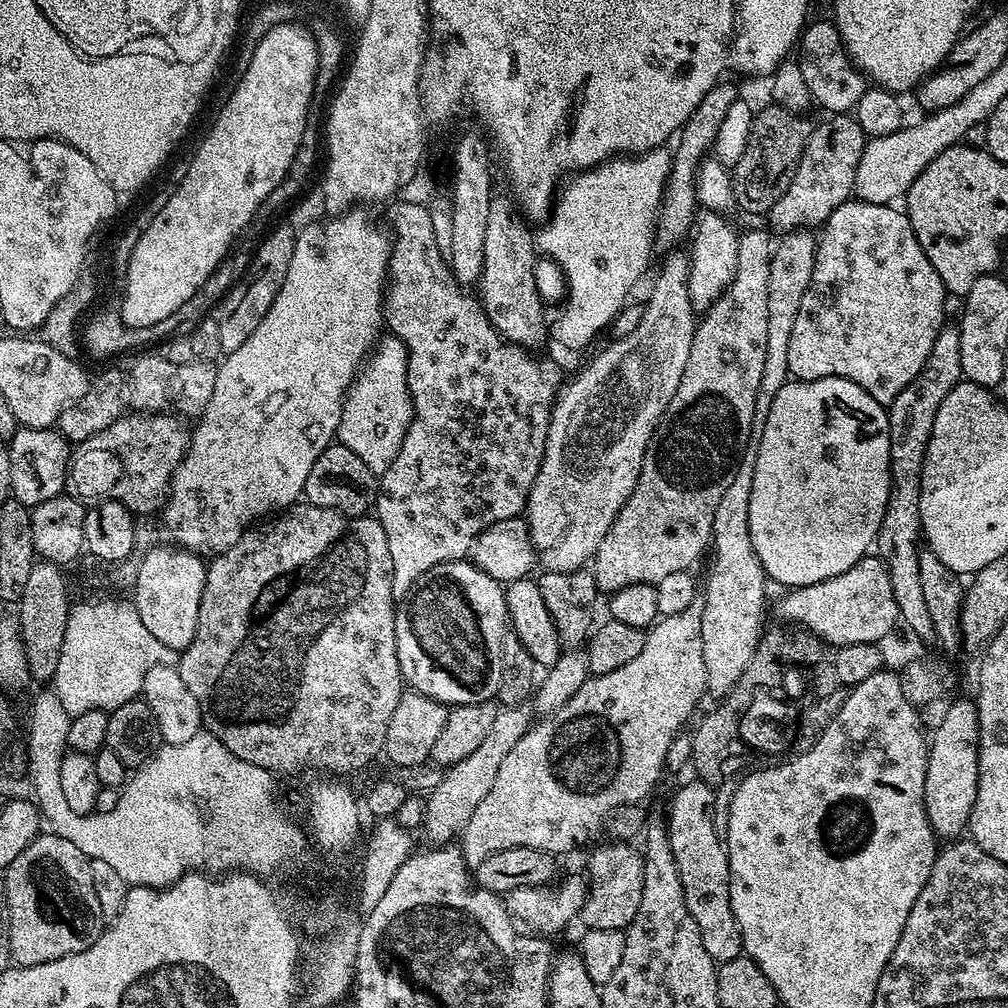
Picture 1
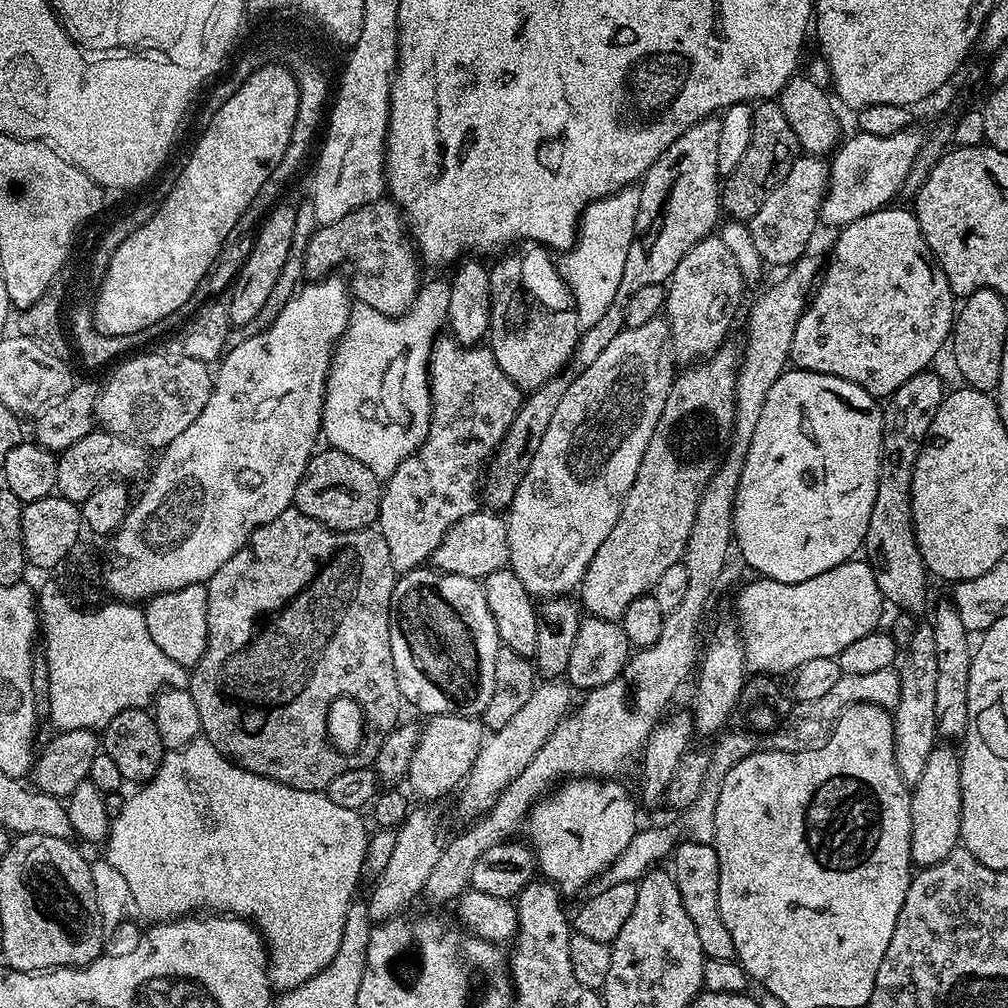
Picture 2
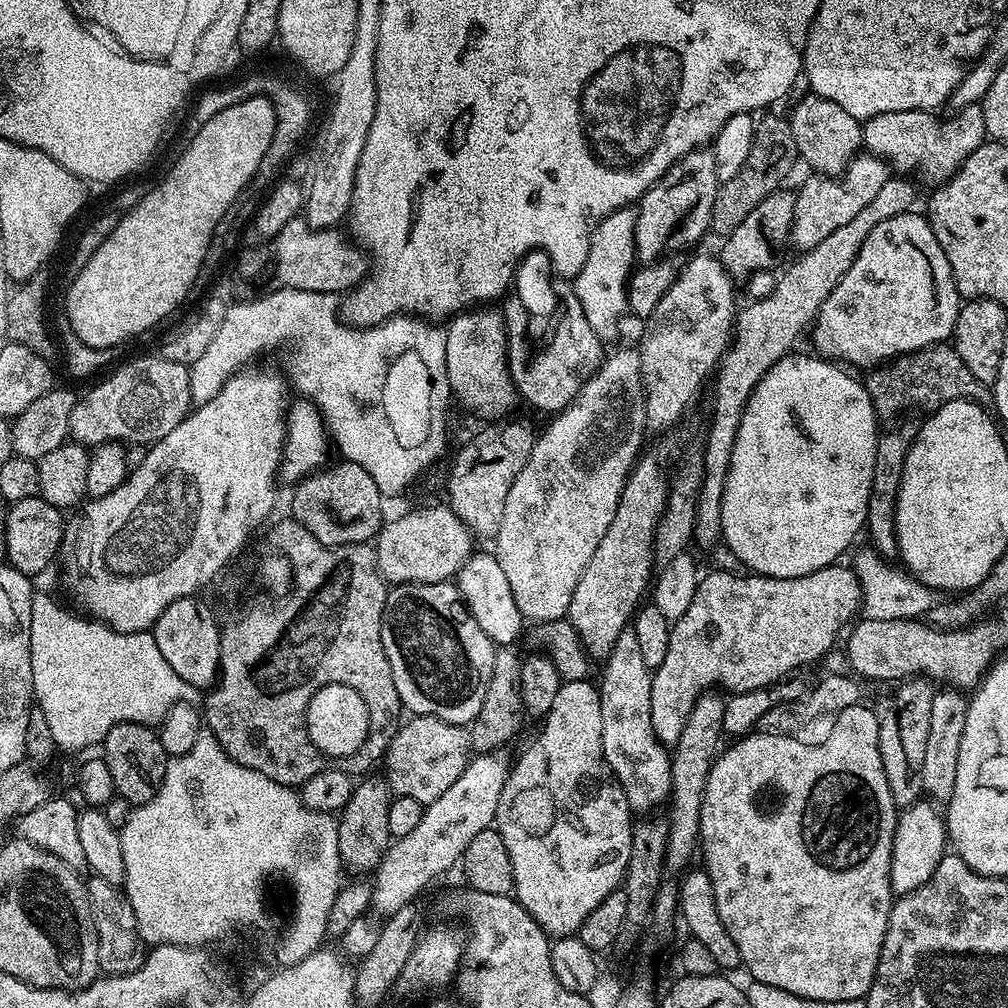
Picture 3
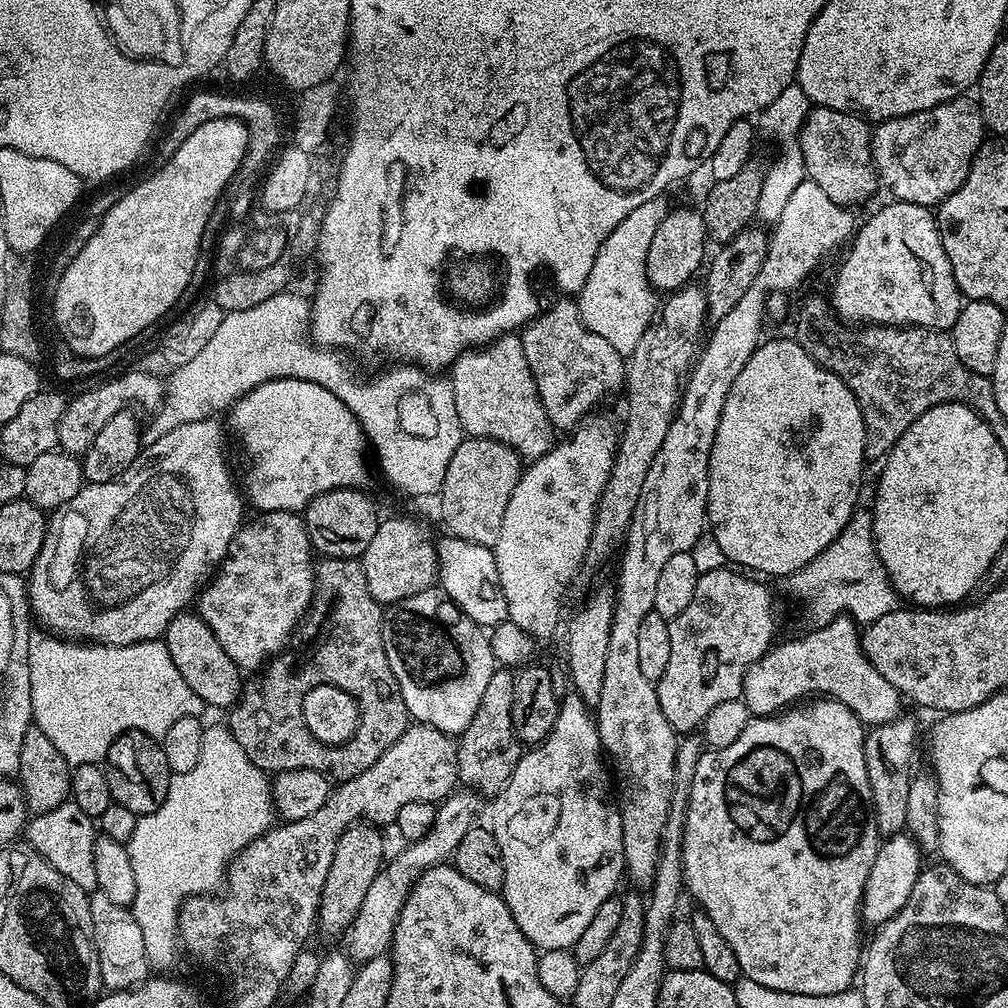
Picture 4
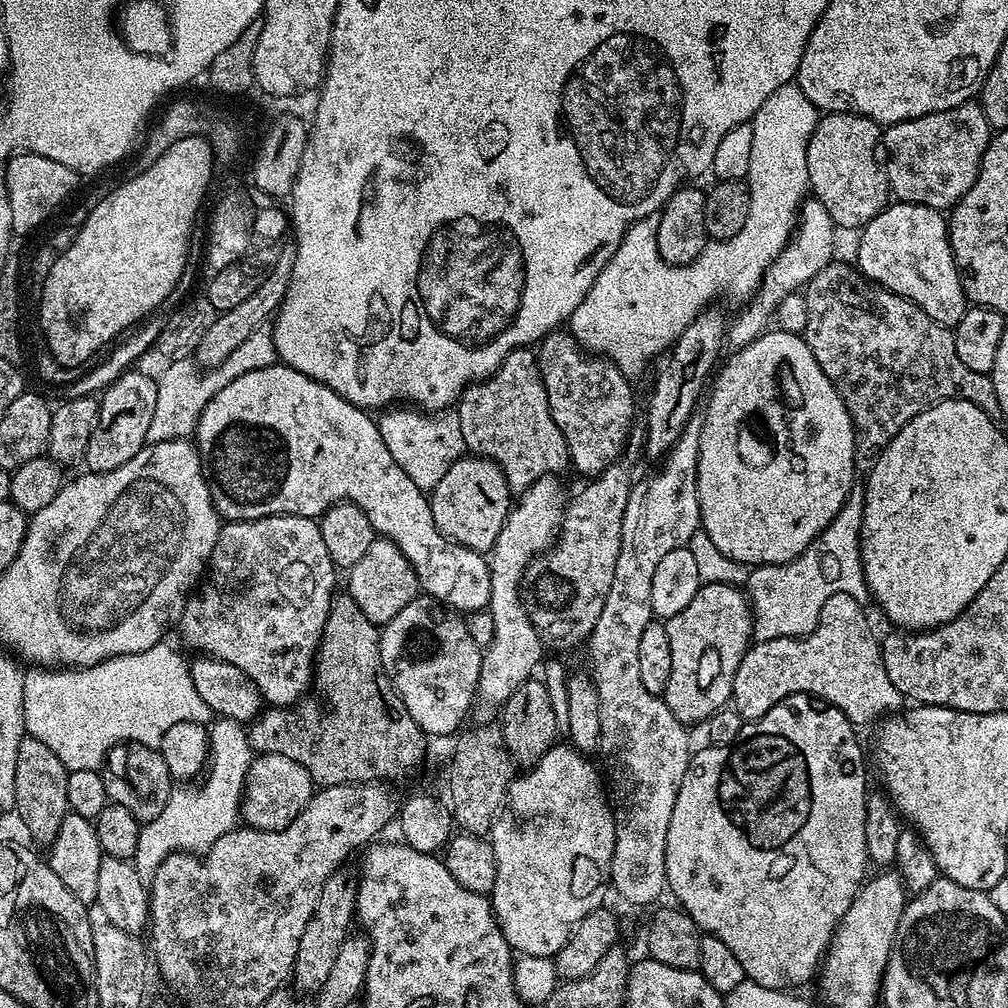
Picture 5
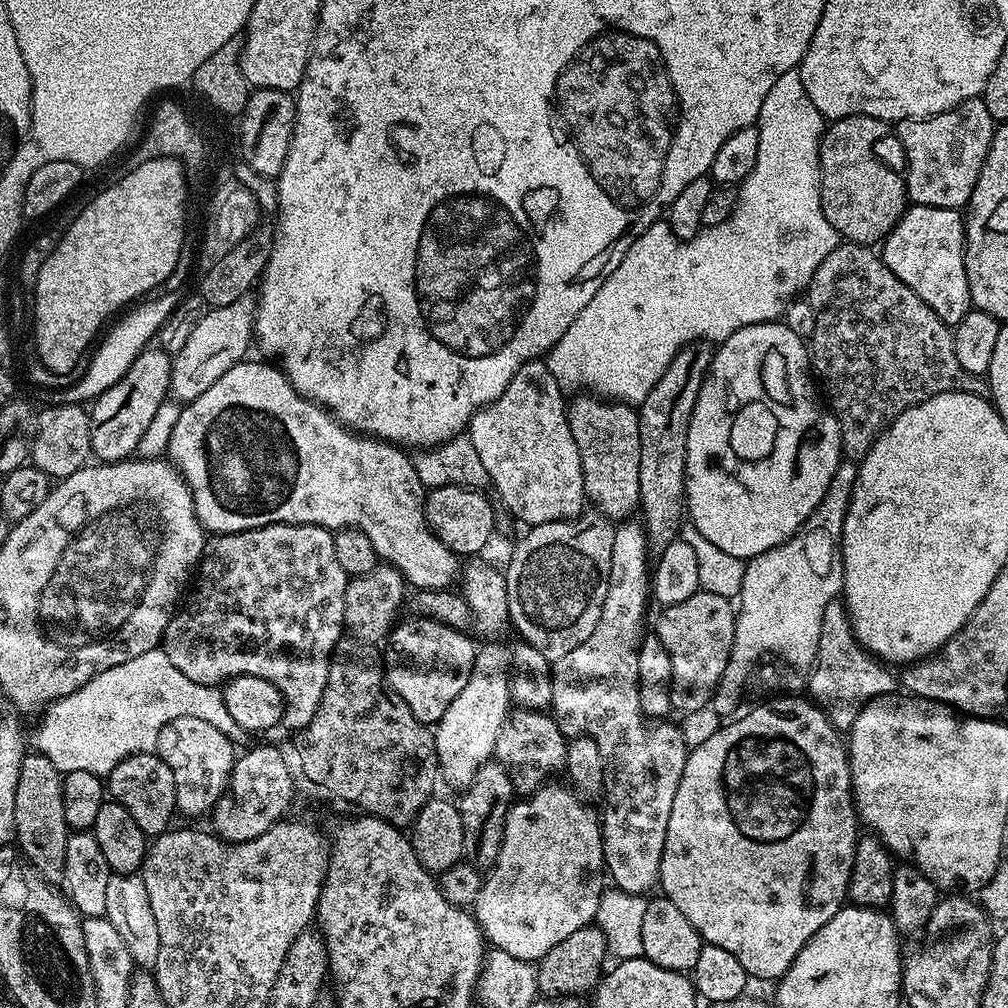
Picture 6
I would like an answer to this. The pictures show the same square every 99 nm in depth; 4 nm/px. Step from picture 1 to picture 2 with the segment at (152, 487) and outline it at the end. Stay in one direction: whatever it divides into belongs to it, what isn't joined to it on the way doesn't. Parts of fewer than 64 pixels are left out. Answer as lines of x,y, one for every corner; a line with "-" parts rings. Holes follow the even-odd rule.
94,430
90,434
86,434
86,438
82,438
79,442
74,442
74,446
70,446
65,452
59,453
56,462
55,491
59,496
66,498
70,502
83,505
84,500
90,498
90,494
98,487
98,485
105,483
109,478
115,478
121,482
133,482
132,480
138,479
140,475
143,477
150,468
150,460
148,464
148,456
149,453
144,447
140,444
135,444
133,440
127,440
121,436
116,436
112,432

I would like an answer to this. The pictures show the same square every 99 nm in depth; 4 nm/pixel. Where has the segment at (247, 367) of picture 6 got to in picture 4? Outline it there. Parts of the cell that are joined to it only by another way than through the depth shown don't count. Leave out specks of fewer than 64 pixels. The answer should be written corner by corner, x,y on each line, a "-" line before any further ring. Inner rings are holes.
278,378
277,380
271,380
270,382
262,382
258,386
254,386
252,390
250,390
246,395
240,397
239,400
236,401
235,404
232,405
230,411
227,413
228,416
228,424
227,427
230,429
232,427
232,432
234,435
237,436
238,439
240,439
240,448
242,451
244,451
244,460
246,463
248,463
248,469
244,472
244,488
242,484
242,496
245,501
249,505
252,504
254,507
256,507
255,511
257,513
261,512
295,512
297,514
303,513
304,509
308,507
308,504
311,500
313,500
314,497
316,497
318,494
326,494
330,490
334,490
335,488
359,488
363,489
365,487
364,483
368,480
368,460
370,464
370,456
369,453
366,451
366,441
364,438
364,431
362,430
362,426
358,422
358,418
354,418
354,414
344,402
334,394
330,394
330,390
326,390
326,386
322,386
318,382
306,382
305,380
299,380
298,378
-
445,535
444,540
437,539
436,567
438,569
439,587
448,595
475,624
481,626
495,626
508,619
508,607
506,598
502,594
502,586
498,578
498,566
496,565
495,551
487,544
471,544
465,540
459,540
456,536

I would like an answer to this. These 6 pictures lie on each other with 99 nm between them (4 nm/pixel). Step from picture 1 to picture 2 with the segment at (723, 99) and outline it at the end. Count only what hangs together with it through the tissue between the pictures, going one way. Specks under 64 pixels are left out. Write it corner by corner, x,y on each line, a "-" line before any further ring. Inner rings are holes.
709,118
690,126
690,130
681,134
653,162
648,173
639,181
640,197
638,198
636,234
630,242
630,250
626,254
626,266
622,266
622,282
618,282
614,302
610,302
610,306
606,306
606,314
602,314
602,318
598,318
598,322
594,322
594,326
584,328
579,333
577,346
566,370
560,371
556,376
550,378
548,382
533,391
523,401
510,430
504,436
504,441
496,449
487,465
486,475
482,480
482,500
483,503
484,500
488,503
485,505
489,509
504,510
512,503
518,482
524,477
524,471
530,466
530,458
534,458
534,454
538,451
542,437
546,435
546,426
550,426
550,418
554,418
554,410
558,410
558,402
562,402
562,394
566,394
566,390
570,390
573,379
579,376
582,370
586,370
586,366
591,366
598,358
598,354
602,354
602,350
606,350
606,346
610,346
610,342
614,342
614,338
624,331
626,327
626,306
630,303
630,298
634,298
634,290
642,290
645,286
667,285
668,281
672,279
678,262
682,258
686,258
689,250
698,242
702,242
702,238
711,236
717,231
722,220
720,202
722,177
718,170
718,138
721,131
722,126
719,119
716,118

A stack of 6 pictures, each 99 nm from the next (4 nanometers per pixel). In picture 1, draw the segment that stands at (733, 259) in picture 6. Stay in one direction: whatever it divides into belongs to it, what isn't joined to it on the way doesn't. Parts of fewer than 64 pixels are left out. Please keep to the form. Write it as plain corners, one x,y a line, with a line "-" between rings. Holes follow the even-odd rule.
663,147
653,148
650,152
618,156
587,172
575,173
559,189
547,221
541,223
540,230
535,233
537,249
561,268
567,280
567,297
560,308
564,309
550,324
550,332
556,335
558,343
568,348
586,347
629,303
628,295
647,270
648,259
654,253
656,213
660,210
664,183
671,169
672,152

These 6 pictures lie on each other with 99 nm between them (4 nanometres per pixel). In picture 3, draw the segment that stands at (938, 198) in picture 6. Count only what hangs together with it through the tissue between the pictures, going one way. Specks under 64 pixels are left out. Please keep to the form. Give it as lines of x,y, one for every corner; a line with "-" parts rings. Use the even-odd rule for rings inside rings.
971,104
963,108
961,112
948,114
945,120
939,120
936,115
937,113
932,110
926,112
902,110
890,114
878,114
874,118
863,121
863,147
867,155
877,156
879,160
883,160
893,173
915,174
921,181
924,179
926,183
932,184
931,186
946,183
960,169
962,162
966,162
966,158
970,158
970,154
974,154
974,150
978,150
978,146
985,143
984,110
980,104

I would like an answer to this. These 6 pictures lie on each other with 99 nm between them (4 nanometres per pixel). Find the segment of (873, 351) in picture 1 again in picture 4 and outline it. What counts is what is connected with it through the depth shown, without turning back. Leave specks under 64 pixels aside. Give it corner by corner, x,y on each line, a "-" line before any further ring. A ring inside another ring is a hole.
891,203
878,209
861,228
859,225
851,241
852,249
836,276
830,303
837,317
852,326
911,326
950,330
960,313
962,297
952,273
950,258
946,258
946,250
942,246
933,209
923,208
920,204

